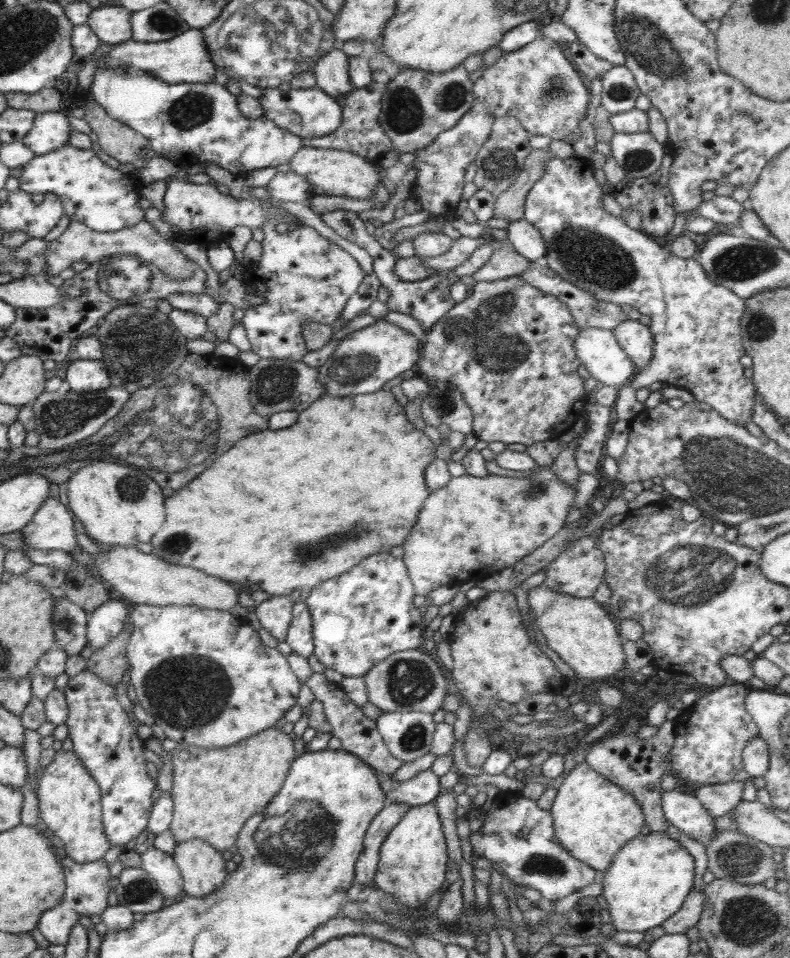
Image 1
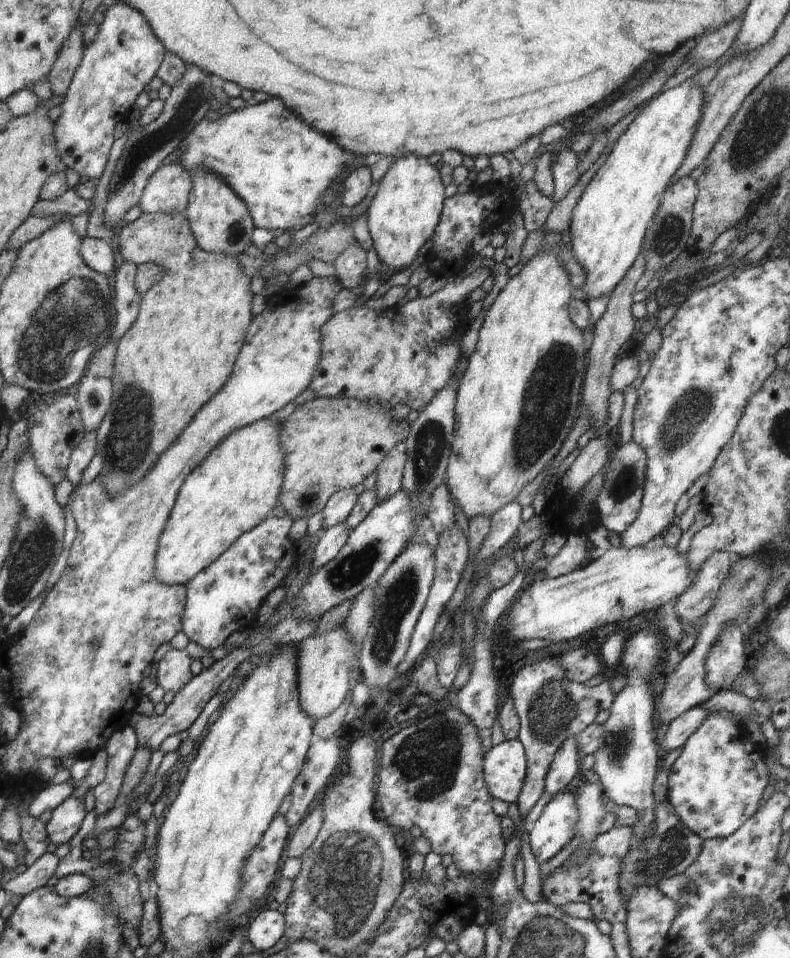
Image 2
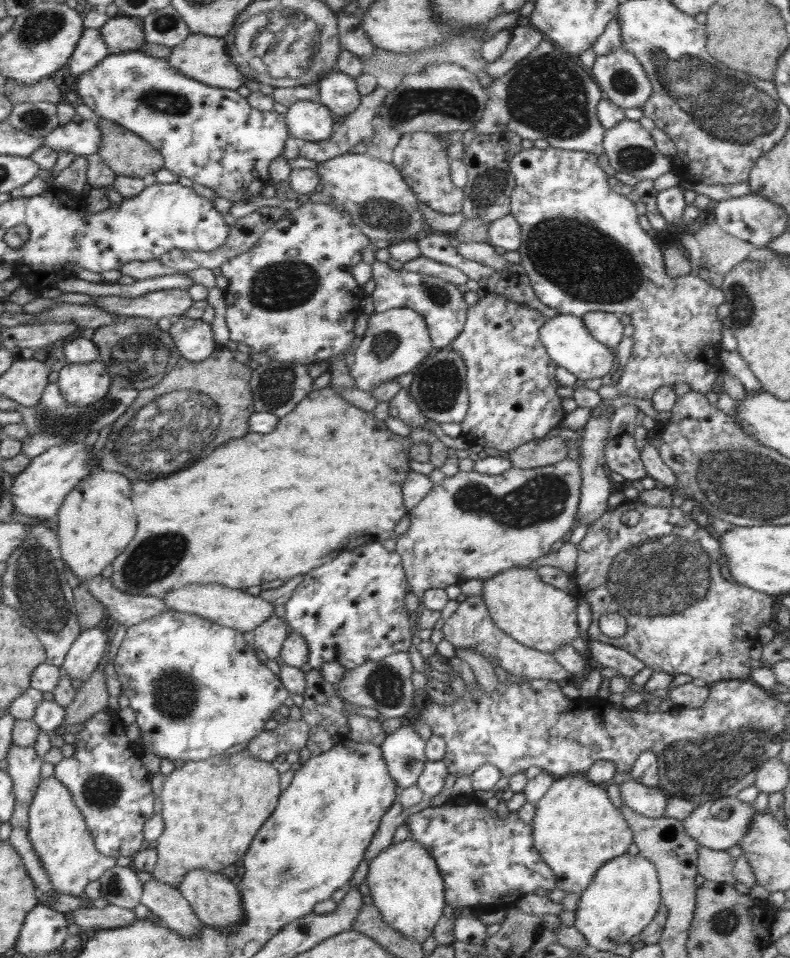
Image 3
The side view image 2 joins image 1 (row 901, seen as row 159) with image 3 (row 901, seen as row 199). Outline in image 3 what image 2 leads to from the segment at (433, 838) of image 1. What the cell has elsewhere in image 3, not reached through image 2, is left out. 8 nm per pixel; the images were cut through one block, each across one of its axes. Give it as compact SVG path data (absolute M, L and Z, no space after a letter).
M407 838L371 858L365 878L372 904L382 913L382 921L400 931L412 941L424 942L433 934L445 906L444 881L440 869L428 849L420 842Z

